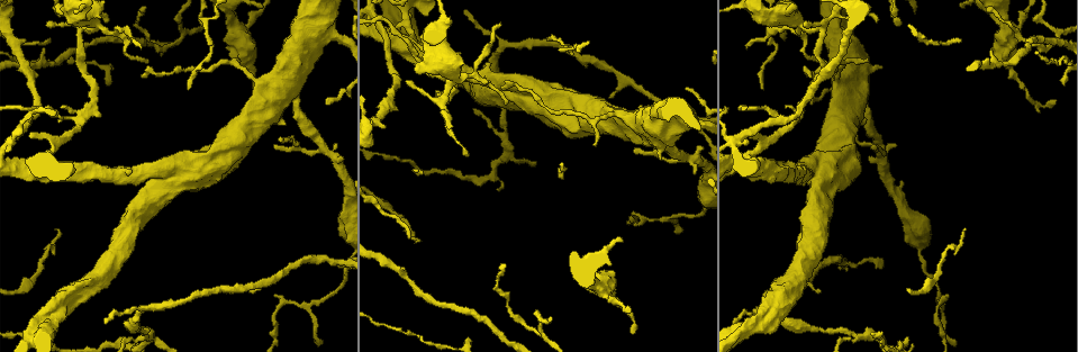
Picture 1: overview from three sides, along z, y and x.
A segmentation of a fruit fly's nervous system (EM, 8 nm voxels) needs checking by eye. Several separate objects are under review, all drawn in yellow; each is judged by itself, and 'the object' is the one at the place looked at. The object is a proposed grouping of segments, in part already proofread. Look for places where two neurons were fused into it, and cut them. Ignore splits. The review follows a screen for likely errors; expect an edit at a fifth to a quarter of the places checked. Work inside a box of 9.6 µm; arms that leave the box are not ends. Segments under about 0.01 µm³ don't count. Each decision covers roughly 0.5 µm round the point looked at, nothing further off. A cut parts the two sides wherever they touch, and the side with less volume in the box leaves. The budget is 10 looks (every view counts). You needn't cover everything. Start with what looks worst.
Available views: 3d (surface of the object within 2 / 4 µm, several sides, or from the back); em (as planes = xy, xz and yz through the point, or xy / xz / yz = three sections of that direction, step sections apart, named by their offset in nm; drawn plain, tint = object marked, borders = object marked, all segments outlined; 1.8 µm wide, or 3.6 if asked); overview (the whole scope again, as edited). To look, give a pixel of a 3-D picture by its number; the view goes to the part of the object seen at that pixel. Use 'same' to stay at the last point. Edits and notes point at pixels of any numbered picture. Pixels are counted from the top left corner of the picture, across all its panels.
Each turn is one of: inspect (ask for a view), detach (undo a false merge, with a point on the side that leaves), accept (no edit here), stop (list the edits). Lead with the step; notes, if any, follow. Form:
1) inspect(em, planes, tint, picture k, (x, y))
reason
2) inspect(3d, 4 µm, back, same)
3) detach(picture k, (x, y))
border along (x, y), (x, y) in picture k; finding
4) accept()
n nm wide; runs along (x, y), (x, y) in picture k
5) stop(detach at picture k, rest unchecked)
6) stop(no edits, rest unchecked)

inspect(em, 3.6 µm, planes, tint, picture 1, (791, 124))
a fork

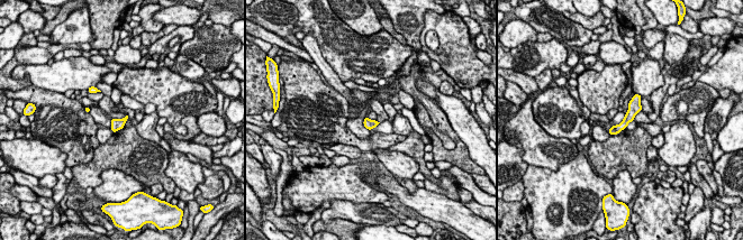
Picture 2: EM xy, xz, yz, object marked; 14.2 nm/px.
accept()
continuous, no second neuron

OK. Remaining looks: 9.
inspect(em, 3.6 µm, planes, tint, picture 1, (647, 142))
two arms at a narrow angle

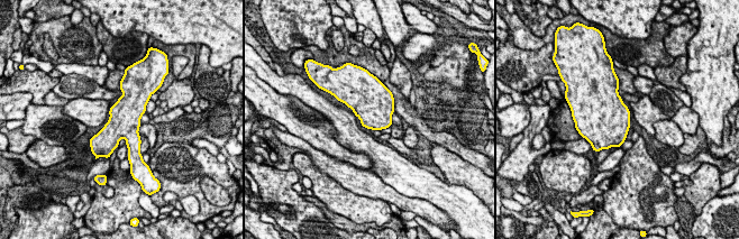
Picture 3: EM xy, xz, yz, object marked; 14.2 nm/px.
accept()
460 nm wide; one neuron here

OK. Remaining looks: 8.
inspect(3d, 4 µm, picture 1, (161, 171))
sudden change in width

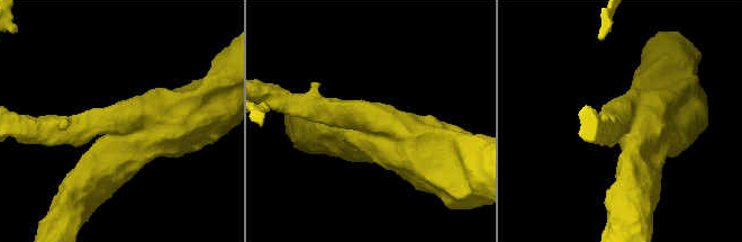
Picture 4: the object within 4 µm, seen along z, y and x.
inspect(em, 3.6 µm, planes, tint, picture 4, (121, 122))

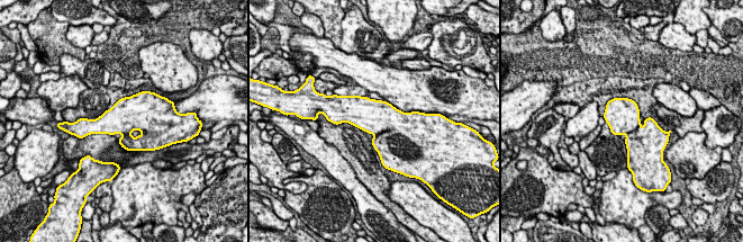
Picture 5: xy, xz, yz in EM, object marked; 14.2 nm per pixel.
accept()
480 nm wide; one neuron here

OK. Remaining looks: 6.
inspect(3d, 2 µm, picture 1, (440, 99))
three-way junction

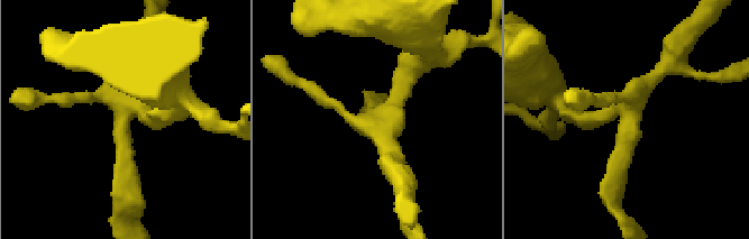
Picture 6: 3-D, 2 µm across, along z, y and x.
inspect(em, planes, tint, picture 6, (625, 106))
shape alone is not enough

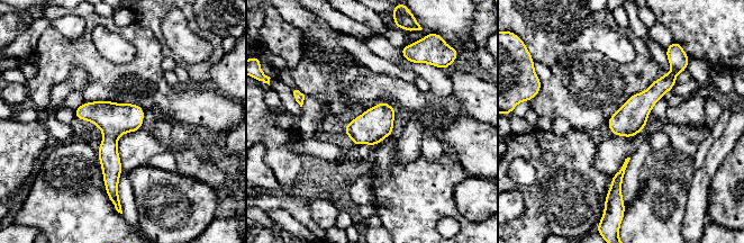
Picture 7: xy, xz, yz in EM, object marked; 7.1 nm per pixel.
accept()
runs along (84, 106), (109, 129), (115, 191) in picture 7; one neuron here

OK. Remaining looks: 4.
stop(no edits, rest unchecked)

